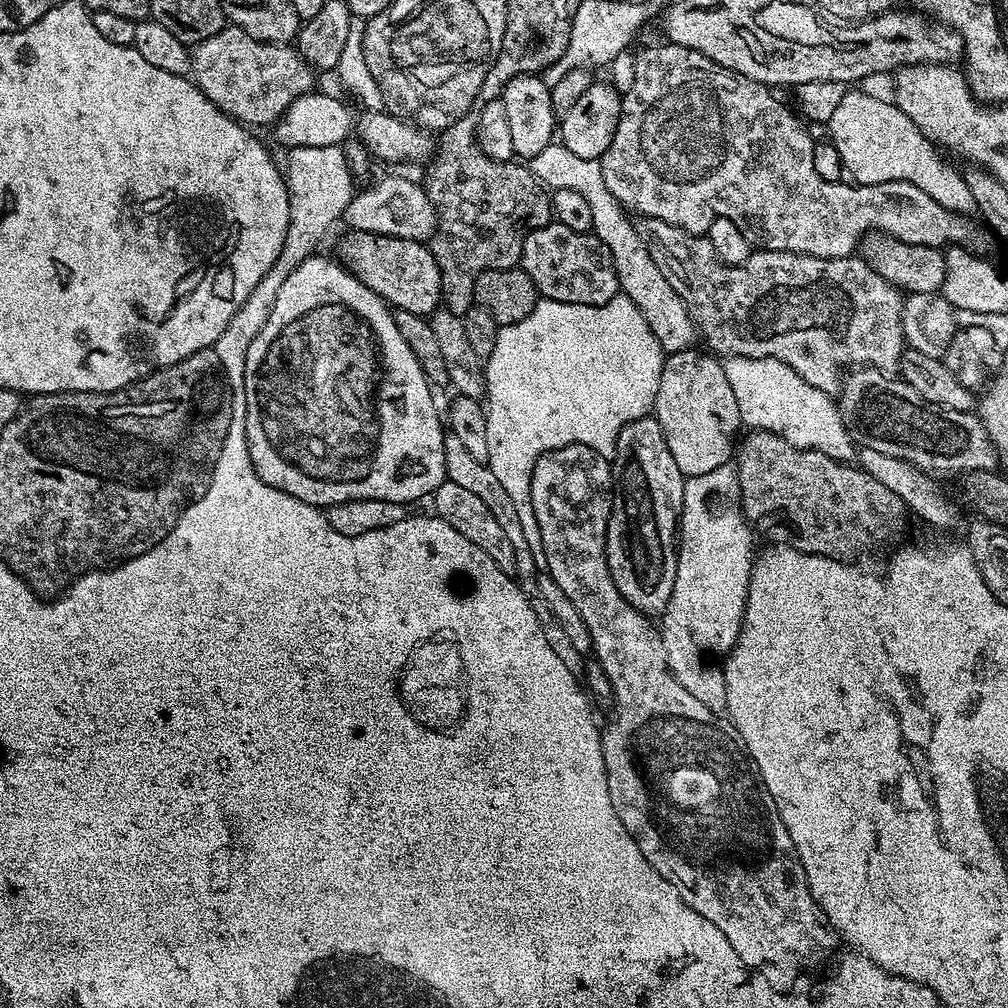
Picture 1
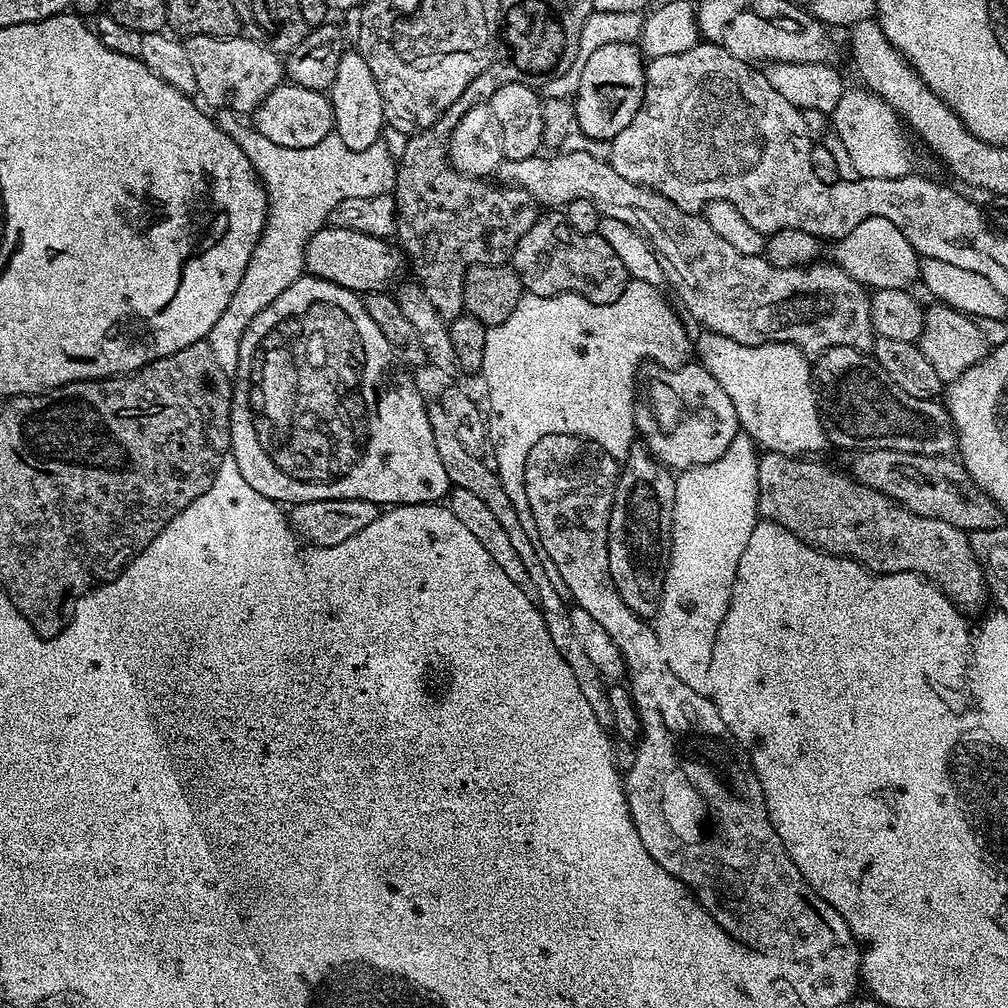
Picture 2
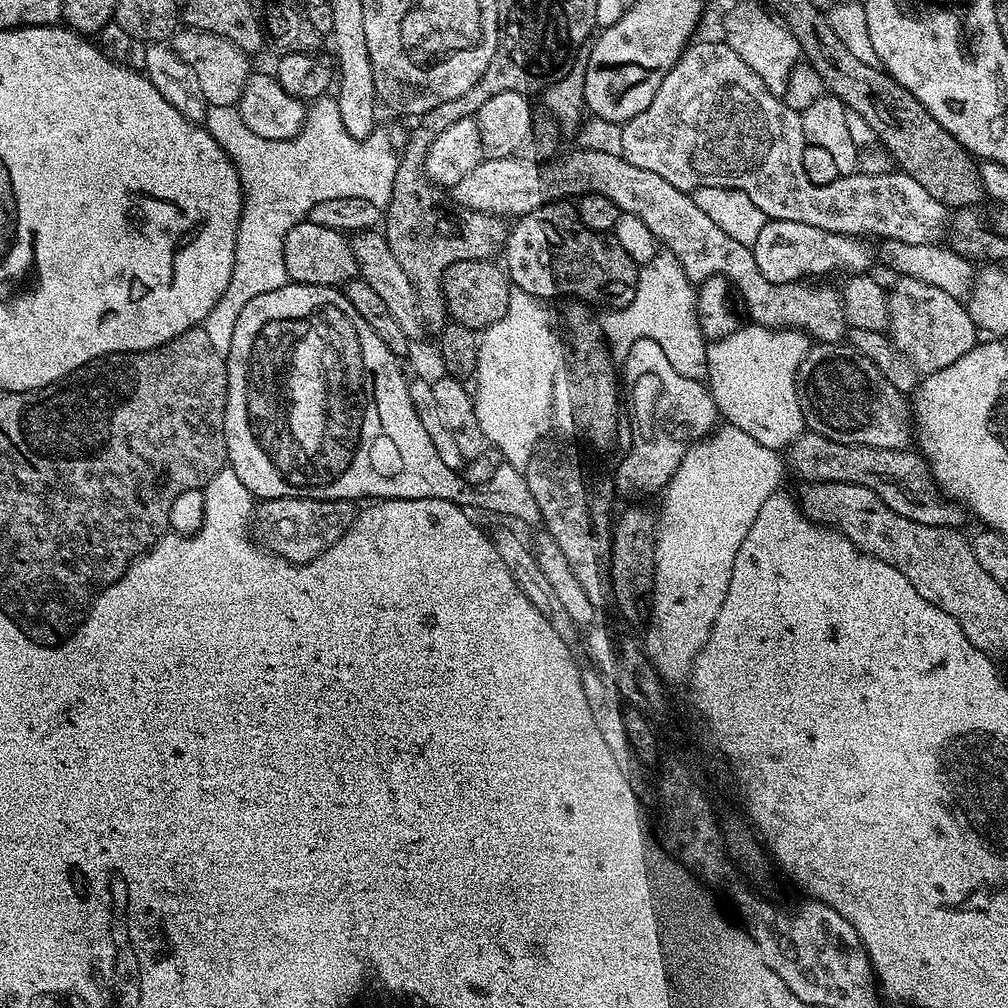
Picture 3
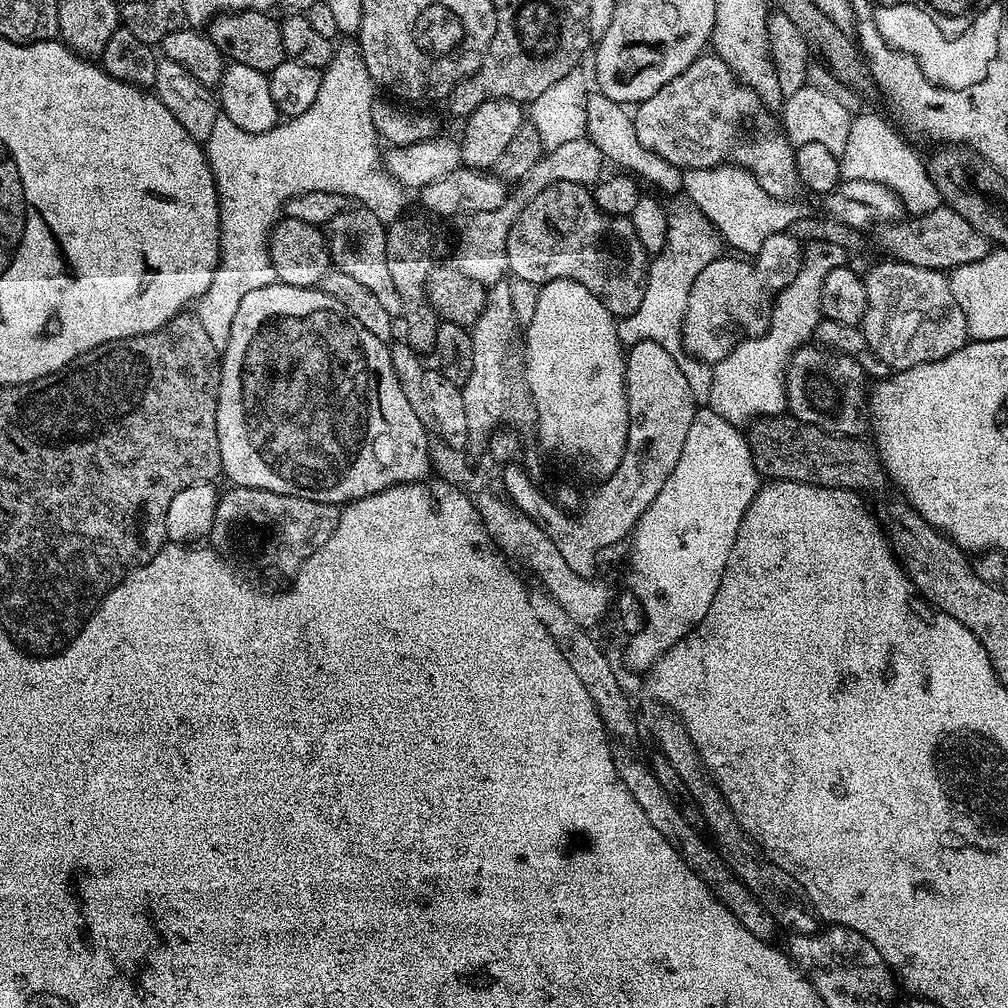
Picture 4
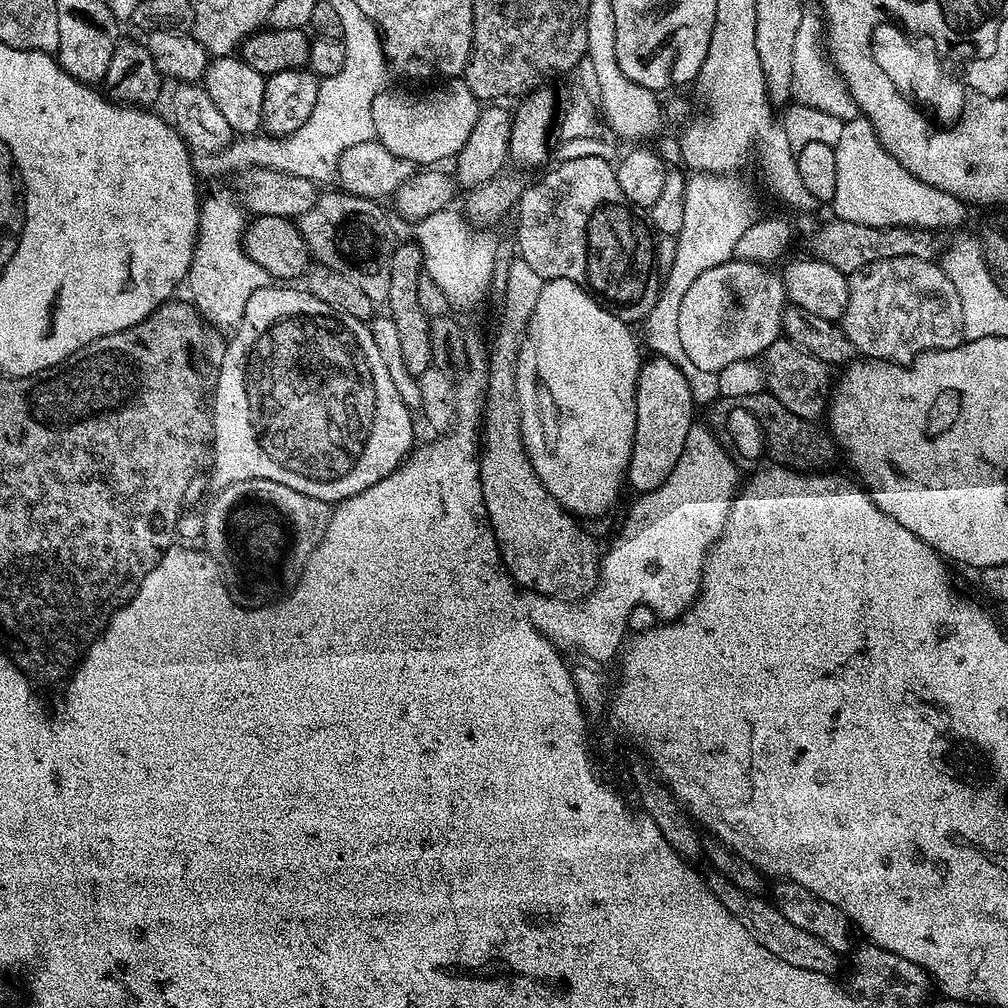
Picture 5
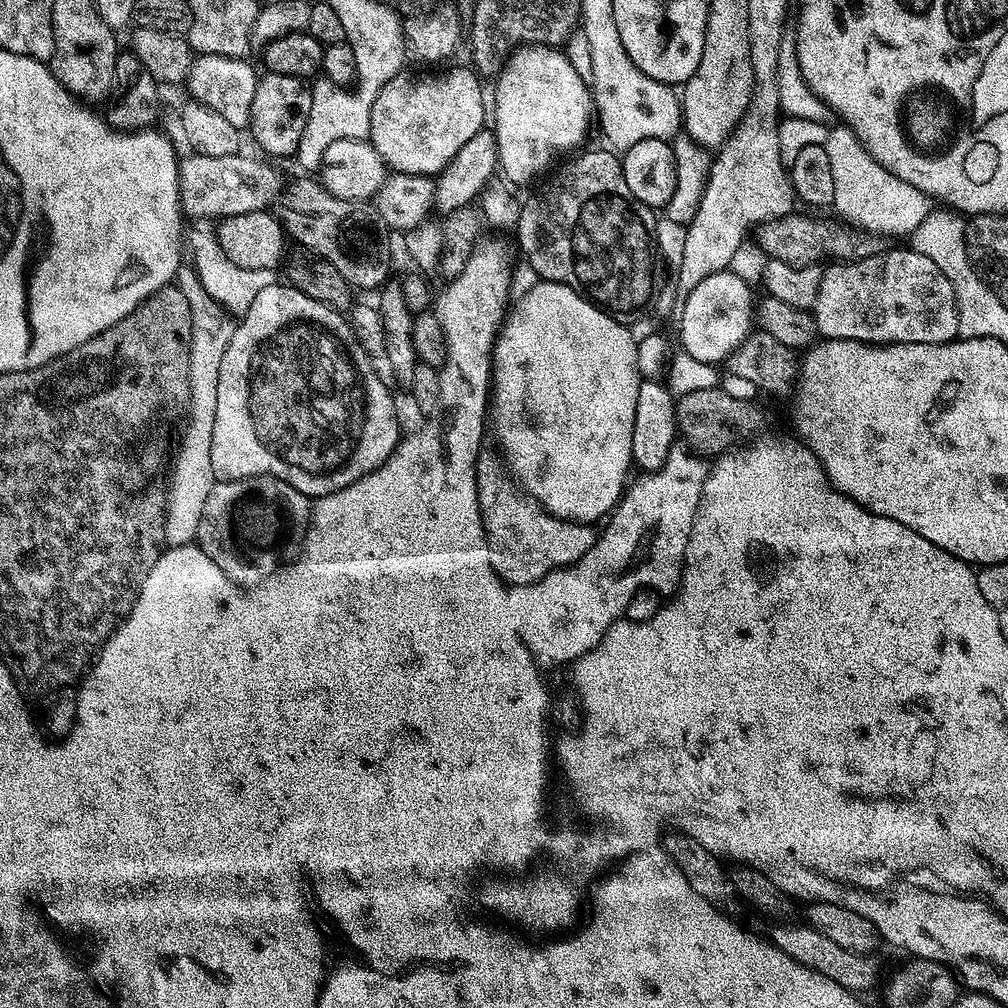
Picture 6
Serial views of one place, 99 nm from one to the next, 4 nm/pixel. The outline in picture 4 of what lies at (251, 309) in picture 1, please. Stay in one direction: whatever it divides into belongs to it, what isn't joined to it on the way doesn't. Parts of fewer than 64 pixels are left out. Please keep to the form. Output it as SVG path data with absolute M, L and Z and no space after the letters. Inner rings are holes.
M355 43L344 44L341 48L339 45L335 49L332 63L323 69L322 86L318 86L318 98L314 98L314 106L310 106L310 110L306 110L306 114L298 114L285 119L283 122L277 123L276 127L265 132L242 130L242 126L234 126L234 122L230 122L230 118L226 118L222 114L217 115L214 127L210 130L210 138L203 141L202 147L204 157L208 159L208 165L214 174L216 199L220 201L220 261L216 267L214 278L210 282L210 290L206 290L206 294L202 294L194 304L194 314L202 322L202 327L206 329L216 348L223 350L230 342L230 326L234 326L234 314L238 314L238 306L242 302L242 298L246 298L246 294L250 294L250 290L262 290L262 286L277 283L276 267L270 258L268 241L272 239L272 230L275 228L277 220L281 219L282 209L295 196L310 194L310 190L330 190L330 194L342 194L348 197L349 201L359 202L363 207L369 208L385 226L393 224L394 221L405 215L404 196L406 196L406 189L398 184L393 176L382 174L382 144L378 139L374 122L371 121L371 108L376 96L374 95L375 92L378 92L377 85L374 83L372 75L366 70L366 62L360 57L359 47Z

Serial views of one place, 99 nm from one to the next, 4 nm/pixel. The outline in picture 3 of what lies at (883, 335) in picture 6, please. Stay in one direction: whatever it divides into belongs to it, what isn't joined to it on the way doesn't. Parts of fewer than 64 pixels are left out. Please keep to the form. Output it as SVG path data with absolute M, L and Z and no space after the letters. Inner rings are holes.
M905 276L897 280L888 292L888 311L890 335L898 350L910 358L920 374L954 366L954 362L958 362L958 358L962 358L962 354L969 352L978 342L978 329L970 318L965 301L914 277Z

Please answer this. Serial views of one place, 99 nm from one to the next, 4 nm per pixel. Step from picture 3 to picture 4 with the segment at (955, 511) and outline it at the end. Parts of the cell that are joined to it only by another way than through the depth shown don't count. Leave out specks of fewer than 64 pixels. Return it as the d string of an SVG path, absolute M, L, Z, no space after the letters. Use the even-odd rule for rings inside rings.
M791 414L766 416L751 425L750 443L754 466L769 481L789 480L819 488L849 488L851 492L880 492L890 481L880 456L871 443L850 436L835 436L818 426L804 424Z

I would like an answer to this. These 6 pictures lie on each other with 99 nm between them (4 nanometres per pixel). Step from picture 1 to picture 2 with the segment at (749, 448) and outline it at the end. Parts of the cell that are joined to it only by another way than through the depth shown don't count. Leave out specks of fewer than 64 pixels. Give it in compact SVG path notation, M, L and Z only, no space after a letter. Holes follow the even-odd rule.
M765 451L758 459L758 502L756 507L759 515L766 520L772 520L776 524L783 524L784 529L789 531L792 528L798 528L797 538L803 544L809 544L812 548L819 548L822 552L827 552L833 556L846 556L856 560L864 565L870 572L877 574L887 574L889 572L915 572L918 576L923 576L929 584L937 584L951 598L953 604L965 613L973 614L984 604L984 599L989 599L990 593L984 582L984 571L978 562L978 558L972 549L972 541L969 533L964 532L958 526L950 526L950 522L938 522L938 518L922 518L918 514L914 514L910 510L906 510L902 505L896 503L895 500L889 498L886 494L882 494L878 490L874 490L870 486L862 486L862 482L853 480L851 475L840 472L831 472L824 464L819 464L816 458L801 458L797 456L784 456L781 453Z

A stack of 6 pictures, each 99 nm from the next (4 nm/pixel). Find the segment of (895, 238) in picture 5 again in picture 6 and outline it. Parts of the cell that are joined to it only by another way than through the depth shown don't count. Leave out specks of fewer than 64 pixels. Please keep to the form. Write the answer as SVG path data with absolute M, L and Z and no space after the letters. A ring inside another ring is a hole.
M782 216L776 220L767 220L759 225L754 232L754 241L758 247L765 253L768 260L781 260L790 266L804 268L807 264L819 265L823 262L847 262L849 260L865 260L871 256L877 255L881 251L881 237L876 234L865 235L866 238L860 238L858 235L836 225L830 224L826 220L815 220L812 216Z

